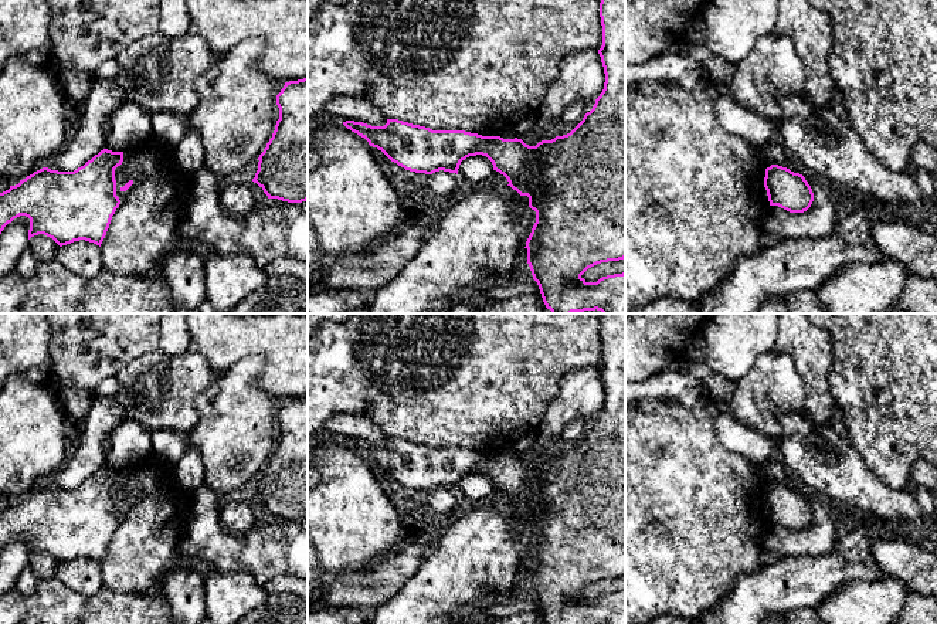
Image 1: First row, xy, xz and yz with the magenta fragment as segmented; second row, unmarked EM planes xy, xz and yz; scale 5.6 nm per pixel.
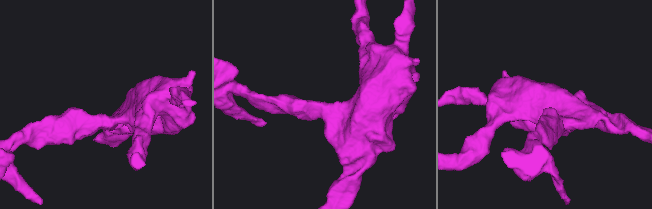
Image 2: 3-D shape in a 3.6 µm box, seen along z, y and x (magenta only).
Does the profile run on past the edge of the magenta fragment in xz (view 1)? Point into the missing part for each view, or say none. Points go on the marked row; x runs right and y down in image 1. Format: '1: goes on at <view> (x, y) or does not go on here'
1: does not go on here

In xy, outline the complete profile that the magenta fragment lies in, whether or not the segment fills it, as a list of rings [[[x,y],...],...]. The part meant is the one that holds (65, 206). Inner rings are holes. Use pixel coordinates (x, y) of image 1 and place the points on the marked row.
[[[101,150],[74,172],[43,167],[0,193],[0,234],[20,216],[30,218],[28,240],[44,234],[60,247],[85,240],[101,247],[120,204],[115,169],[123,152]]]

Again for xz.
[[[601,0],[600,17],[602,45],[598,50],[604,67],[604,89],[590,112],[567,135],[542,140],[536,146],[522,139],[482,136],[465,130],[432,130],[398,119],[387,119],[384,126],[346,121],[343,125],[370,146],[381,150],[391,162],[415,173],[432,174],[444,170],[456,173],[462,160],[469,156],[486,156],[493,170],[503,174],[513,190],[529,197],[529,207],[536,211],[536,223],[526,241],[527,264],[537,282],[543,302],[551,313],[601,311],[602,313],[625,313],[625,272],[587,282],[581,275],[591,267],[625,258],[625,0]]]

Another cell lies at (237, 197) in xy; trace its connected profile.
[[[235,177],[223,180],[220,204],[231,216],[248,216],[257,207],[257,200],[251,184]]]

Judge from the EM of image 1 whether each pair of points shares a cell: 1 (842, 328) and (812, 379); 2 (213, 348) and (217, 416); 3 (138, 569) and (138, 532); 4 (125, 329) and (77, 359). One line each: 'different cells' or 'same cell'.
1: different cells
2: different cells
3: same cell
4: same cell

